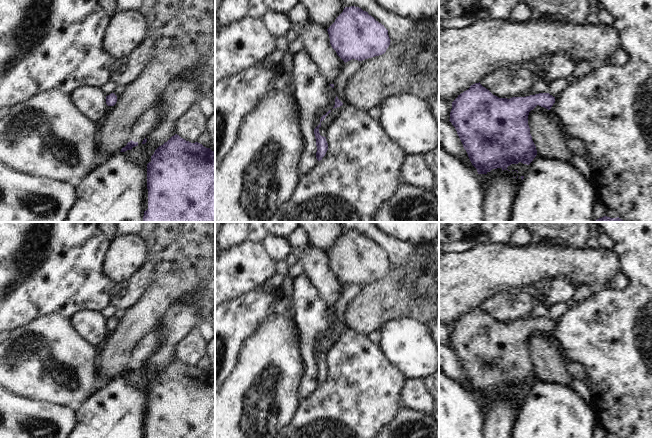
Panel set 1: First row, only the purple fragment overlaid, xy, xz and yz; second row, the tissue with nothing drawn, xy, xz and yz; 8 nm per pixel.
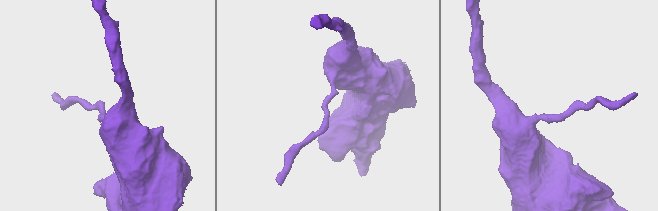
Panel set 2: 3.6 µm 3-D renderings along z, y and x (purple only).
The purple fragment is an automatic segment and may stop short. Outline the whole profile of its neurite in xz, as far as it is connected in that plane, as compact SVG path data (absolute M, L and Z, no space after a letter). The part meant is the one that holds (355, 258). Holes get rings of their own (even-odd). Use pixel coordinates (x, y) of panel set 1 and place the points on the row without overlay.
M345 231L335 246L327 253L330 268L337 279L346 287L352 283L363 285L382 279L390 269L388 254L374 241L359 231Z

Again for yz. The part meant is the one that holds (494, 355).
M479 306L471 309L452 326L449 345L455 351L478 398L487 398L492 393L501 392L503 395L508 394L511 388L521 386L529 389L533 385L537 374L528 349L529 336L537 329L550 334L554 327L555 321L549 317L499 322Z

